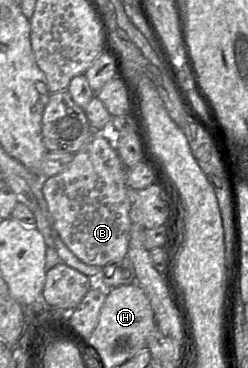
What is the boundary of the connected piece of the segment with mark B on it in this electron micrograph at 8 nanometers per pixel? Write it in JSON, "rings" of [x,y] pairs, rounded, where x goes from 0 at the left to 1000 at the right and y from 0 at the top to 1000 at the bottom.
{"rings":[[[452,323],[415,353],[379,353],[343,394],[298,418],[282,448],[246,470],[177,484],[173,527],[194,554],[214,617],[282,682],[331,712],[415,726],[512,696],[520,655],[520,546],[504,451],[444,389]]]}

